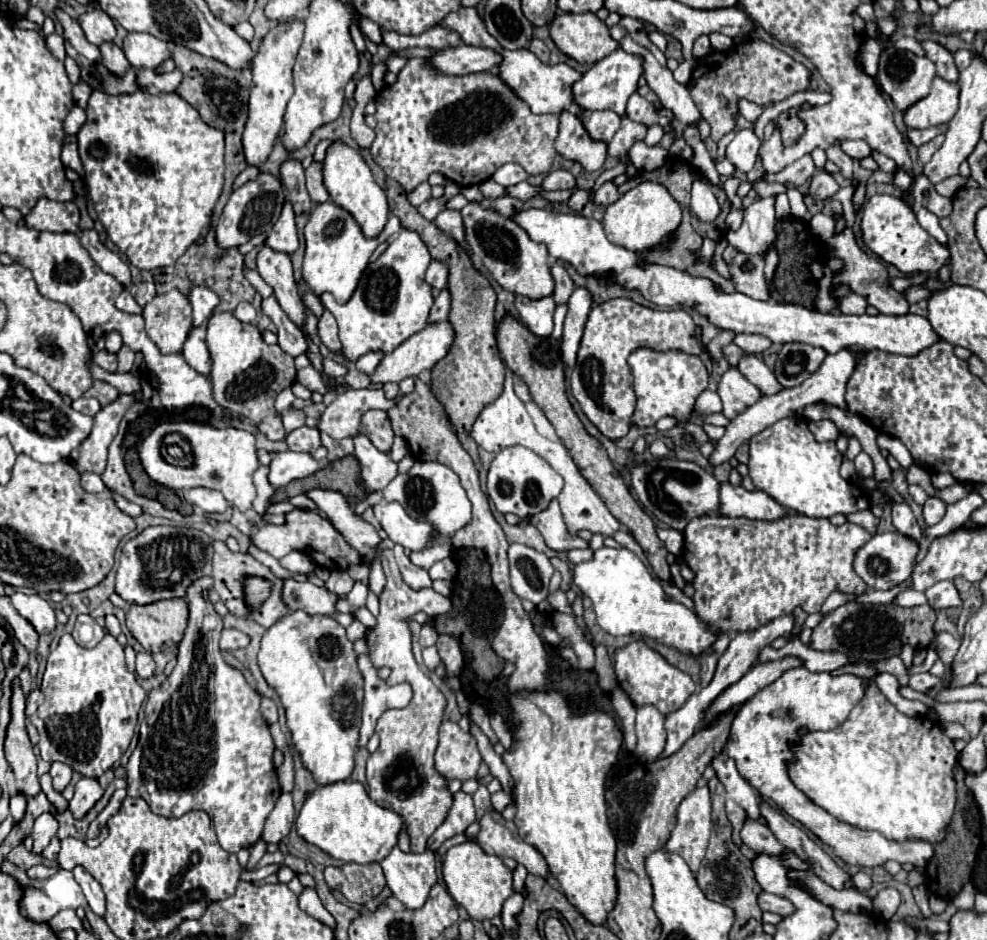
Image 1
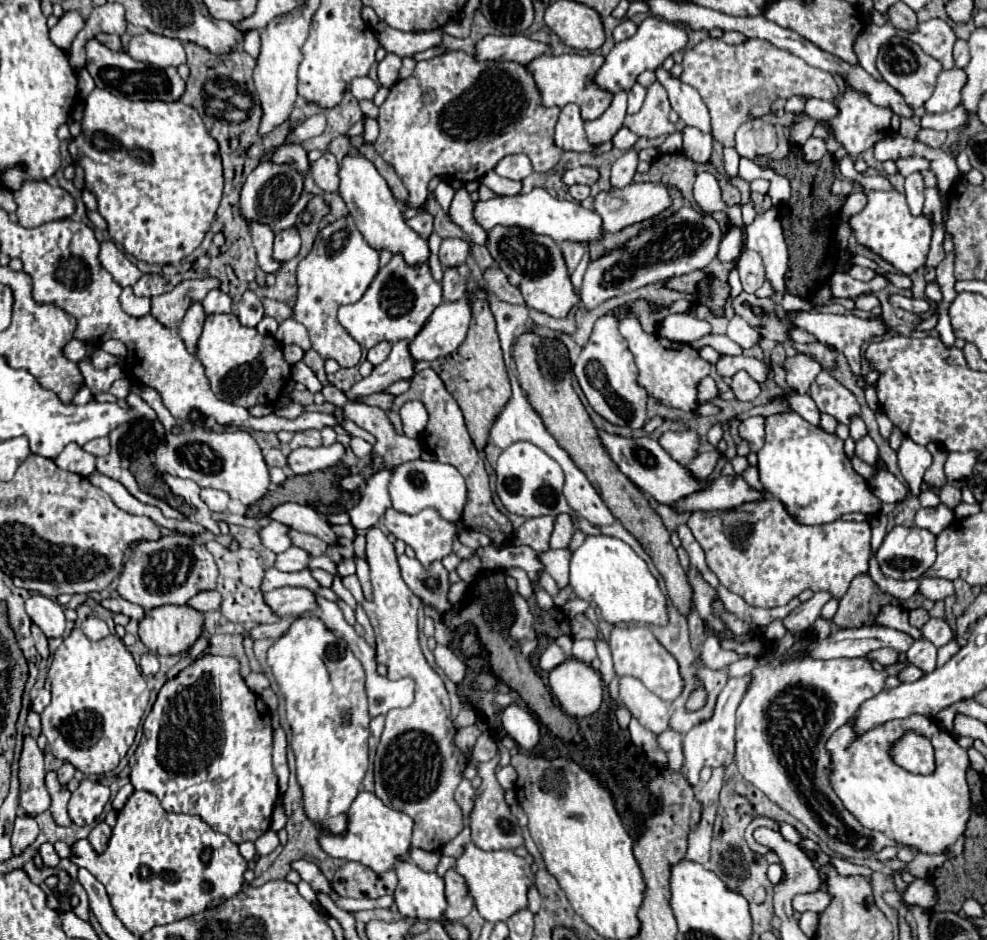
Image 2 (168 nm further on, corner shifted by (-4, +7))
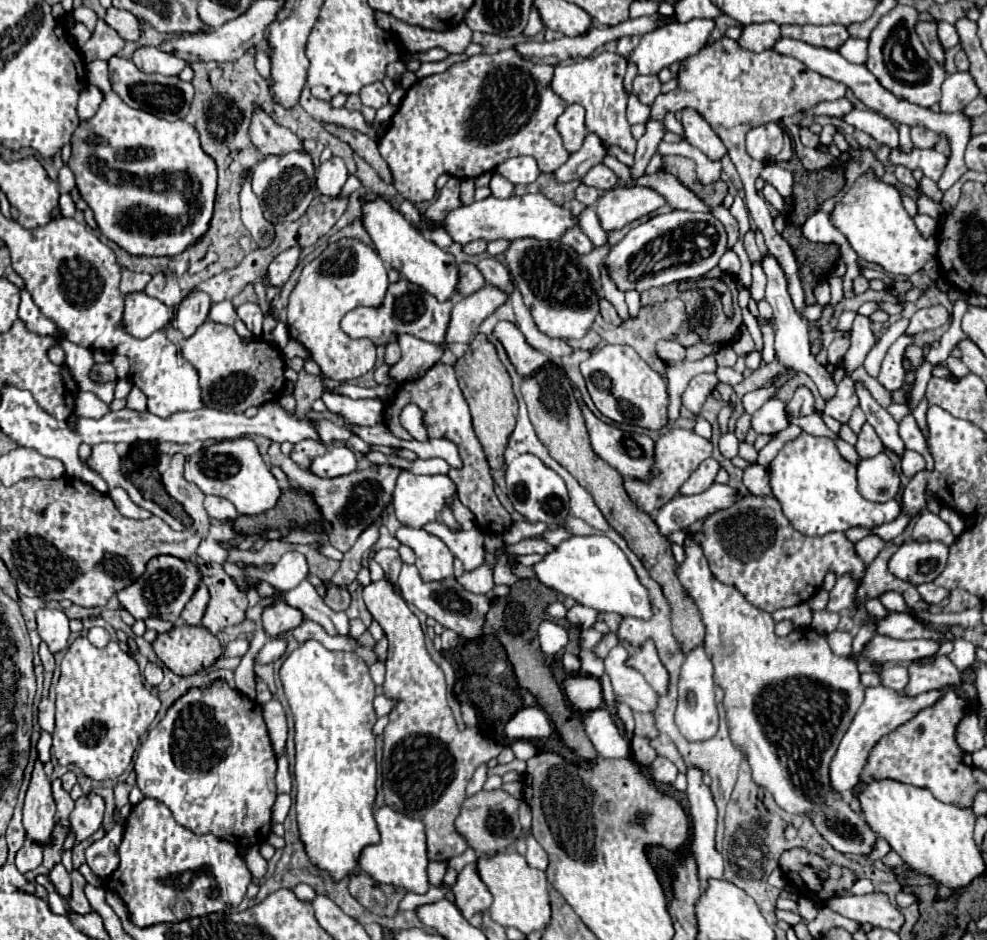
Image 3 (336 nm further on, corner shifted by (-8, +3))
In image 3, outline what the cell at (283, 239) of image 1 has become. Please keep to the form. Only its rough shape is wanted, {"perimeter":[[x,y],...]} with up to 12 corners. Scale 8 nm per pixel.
{"perimeter":[[288,248],[272,260],[268,284],[284,286],[298,264],[300,248]]}

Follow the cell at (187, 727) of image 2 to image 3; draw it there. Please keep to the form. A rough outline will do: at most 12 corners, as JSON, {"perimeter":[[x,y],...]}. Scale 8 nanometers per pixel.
{"perimeter":[[190,688],[148,732],[136,786],[238,848],[268,840],[262,706]]}

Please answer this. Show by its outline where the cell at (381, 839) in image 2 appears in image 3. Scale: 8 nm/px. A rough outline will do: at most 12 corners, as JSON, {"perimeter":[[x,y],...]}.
{"perimeter":[[374,810],[380,842],[358,868],[382,884],[424,894],[426,834],[420,820]]}

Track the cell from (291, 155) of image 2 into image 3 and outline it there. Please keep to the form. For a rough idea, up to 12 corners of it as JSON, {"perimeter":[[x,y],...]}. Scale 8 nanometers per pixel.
{"perimeter":[[256,110],[250,138],[262,156],[302,152],[288,128]]}

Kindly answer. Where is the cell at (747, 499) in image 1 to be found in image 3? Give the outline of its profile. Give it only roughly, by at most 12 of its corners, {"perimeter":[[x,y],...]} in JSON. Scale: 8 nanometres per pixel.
{"perimeter":[[728,484],[676,496],[656,524],[664,536],[730,508],[742,496]]}

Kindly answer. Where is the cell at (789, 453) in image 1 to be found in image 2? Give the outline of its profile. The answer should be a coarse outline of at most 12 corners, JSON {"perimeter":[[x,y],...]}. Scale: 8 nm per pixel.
{"perimeter":[[766,418],[760,482],[796,522],[882,502],[836,434]]}

